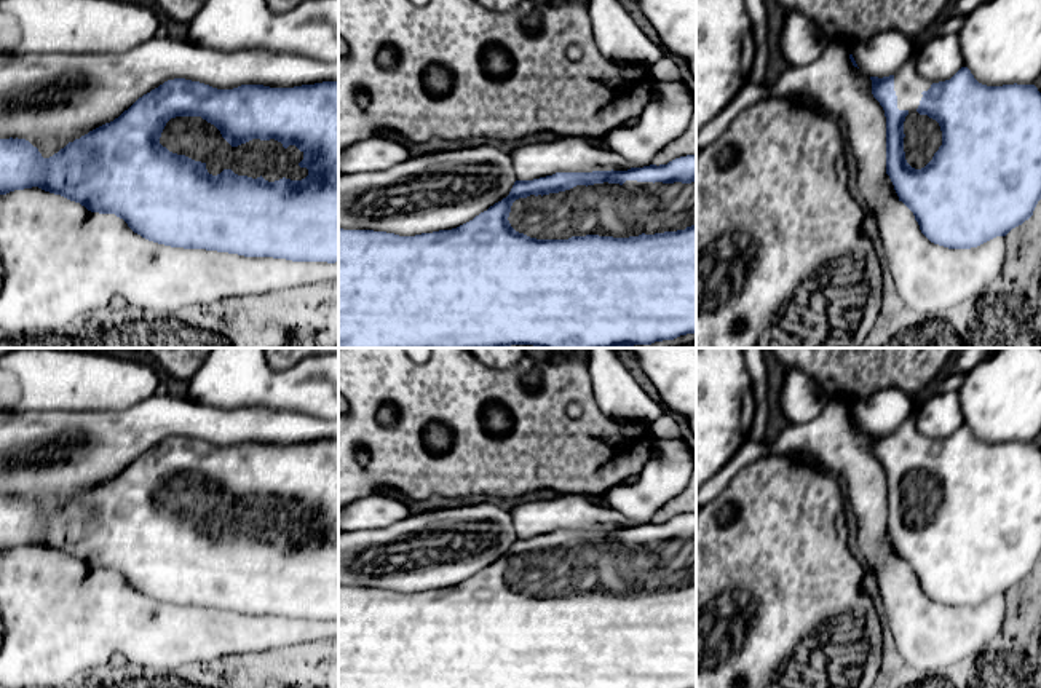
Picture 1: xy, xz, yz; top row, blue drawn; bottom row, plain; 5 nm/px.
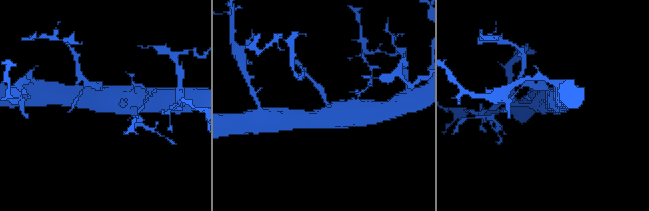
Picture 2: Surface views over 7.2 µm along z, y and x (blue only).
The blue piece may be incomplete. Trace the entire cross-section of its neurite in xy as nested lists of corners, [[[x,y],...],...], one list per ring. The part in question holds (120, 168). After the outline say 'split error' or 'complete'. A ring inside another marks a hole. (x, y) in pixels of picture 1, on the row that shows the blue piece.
[[[185,78],[168,80],[139,97],[118,118],[69,142],[49,158],[26,139],[0,139],[0,195],[38,187],[80,203],[91,212],[115,214],[142,238],[184,249],[206,249],[244,257],[273,257],[292,262],[338,262],[338,81],[323,81],[294,88],[270,88],[241,85],[233,89],[217,89]]] | split error

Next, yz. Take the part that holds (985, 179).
[[[912,61],[894,75],[870,80],[886,117],[886,174],[931,243],[948,249],[977,247],[1006,236],[1033,215],[1041,200],[1041,93],[1035,85],[987,86],[968,67],[950,80],[931,83],[916,73]]] | split error

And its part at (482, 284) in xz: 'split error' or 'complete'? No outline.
split error

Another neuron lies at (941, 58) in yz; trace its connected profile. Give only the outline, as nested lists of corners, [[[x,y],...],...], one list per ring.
[[[955,27],[940,37],[928,38],[915,59],[916,73],[931,83],[950,80],[961,67],[964,57]]]

